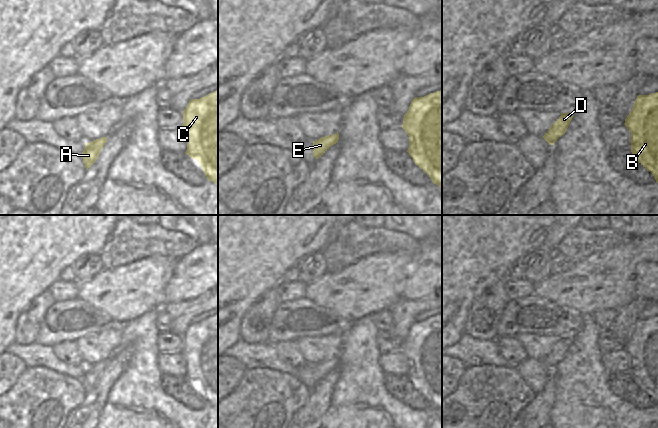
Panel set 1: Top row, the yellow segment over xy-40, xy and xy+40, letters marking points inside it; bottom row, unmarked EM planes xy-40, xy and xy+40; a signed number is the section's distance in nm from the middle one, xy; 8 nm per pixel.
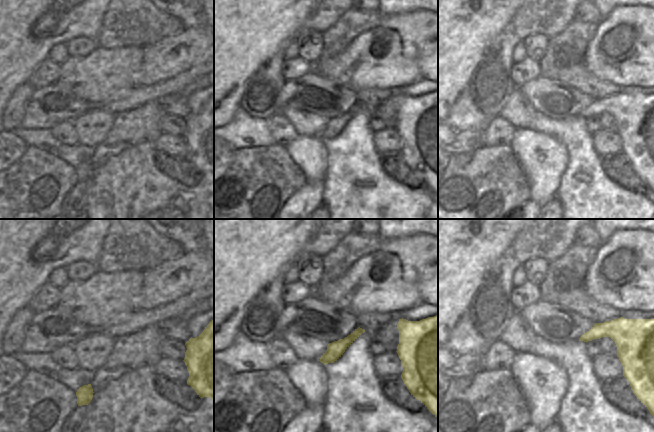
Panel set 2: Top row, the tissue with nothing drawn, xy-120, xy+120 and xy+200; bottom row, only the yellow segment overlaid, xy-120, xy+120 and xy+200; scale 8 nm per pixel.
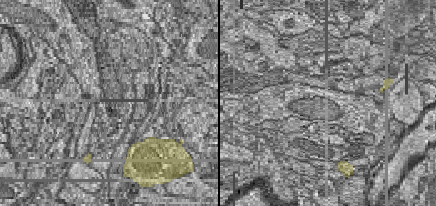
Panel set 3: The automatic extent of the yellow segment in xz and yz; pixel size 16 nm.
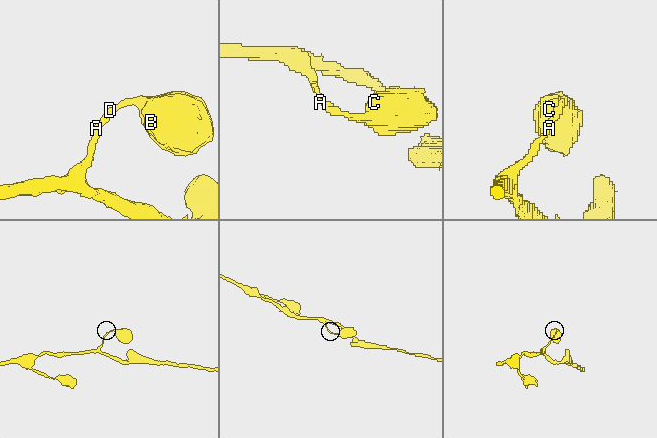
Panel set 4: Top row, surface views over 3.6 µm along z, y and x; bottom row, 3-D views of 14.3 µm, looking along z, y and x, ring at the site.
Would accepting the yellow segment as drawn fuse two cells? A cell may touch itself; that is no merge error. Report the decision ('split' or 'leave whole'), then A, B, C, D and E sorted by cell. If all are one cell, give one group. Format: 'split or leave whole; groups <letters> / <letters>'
leave whole; groups A B C D E

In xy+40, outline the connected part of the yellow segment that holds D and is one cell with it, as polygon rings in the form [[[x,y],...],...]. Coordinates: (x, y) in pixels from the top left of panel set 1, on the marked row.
[[[561,113],[561,116],[551,125],[549,130],[543,136],[545,141],[554,145],[554,143],[565,134],[572,118],[573,113]]]

